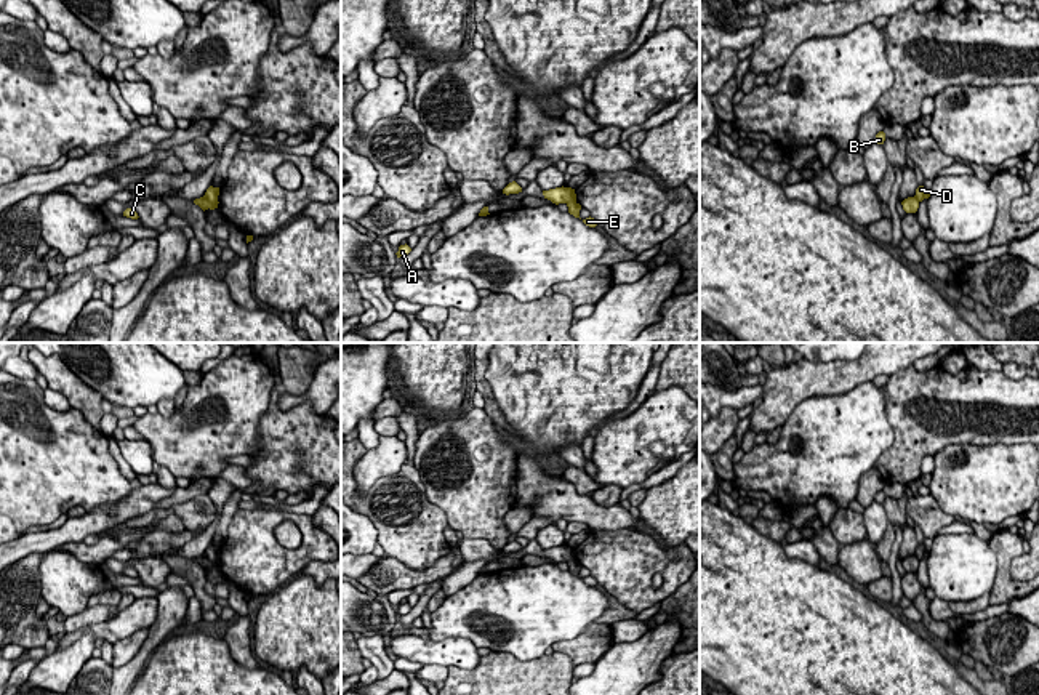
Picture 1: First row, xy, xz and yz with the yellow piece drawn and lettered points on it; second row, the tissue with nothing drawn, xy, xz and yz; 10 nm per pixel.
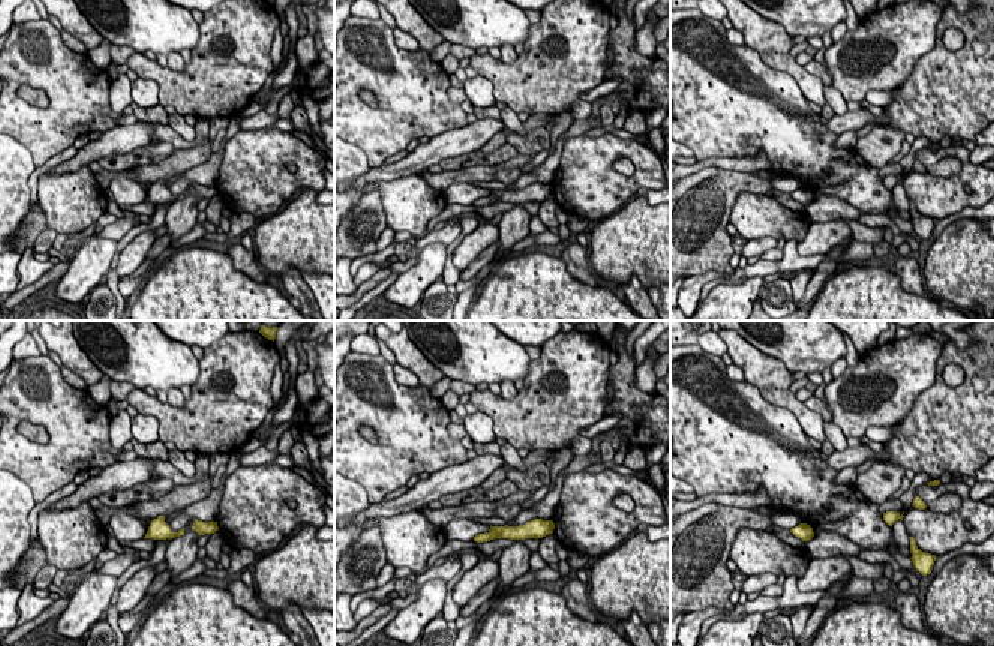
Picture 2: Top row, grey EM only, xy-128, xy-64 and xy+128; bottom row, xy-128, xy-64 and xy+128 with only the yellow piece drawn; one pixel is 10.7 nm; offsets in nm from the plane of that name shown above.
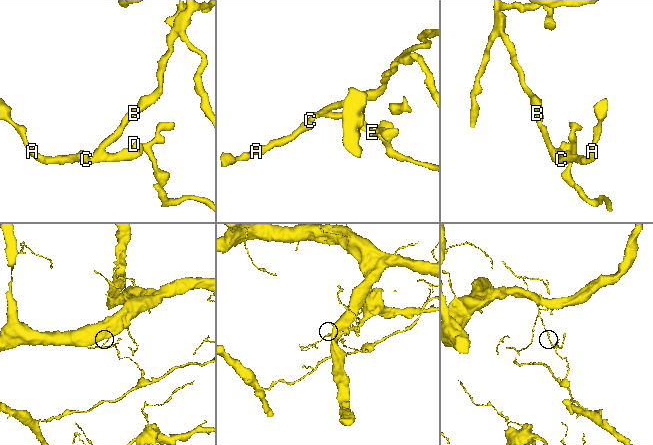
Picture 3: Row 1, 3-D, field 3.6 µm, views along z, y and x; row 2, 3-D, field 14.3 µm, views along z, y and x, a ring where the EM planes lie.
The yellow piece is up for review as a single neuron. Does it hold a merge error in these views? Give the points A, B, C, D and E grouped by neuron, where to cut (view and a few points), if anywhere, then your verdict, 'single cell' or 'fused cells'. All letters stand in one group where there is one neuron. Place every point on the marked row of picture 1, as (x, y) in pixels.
A B C / D E; cut in xy along (204, 196), (216, 204); fused cells

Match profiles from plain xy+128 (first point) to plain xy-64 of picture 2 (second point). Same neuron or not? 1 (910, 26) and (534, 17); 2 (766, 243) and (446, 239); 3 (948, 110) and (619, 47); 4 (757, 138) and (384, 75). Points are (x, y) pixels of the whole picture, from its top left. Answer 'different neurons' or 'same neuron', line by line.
1: different neurons
2: same neuron
3: same neuron
4: same neuron

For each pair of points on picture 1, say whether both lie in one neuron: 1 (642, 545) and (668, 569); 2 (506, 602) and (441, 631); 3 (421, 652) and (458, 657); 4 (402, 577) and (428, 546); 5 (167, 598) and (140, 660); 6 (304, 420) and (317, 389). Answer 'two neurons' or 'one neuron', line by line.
1: one neuron
2: one neuron
3: one neuron
4: two neurons
5: one neuron
6: two neurons

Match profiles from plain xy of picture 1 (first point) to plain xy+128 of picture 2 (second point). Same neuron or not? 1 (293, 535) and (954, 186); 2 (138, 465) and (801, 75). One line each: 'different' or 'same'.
1: different
2: same

